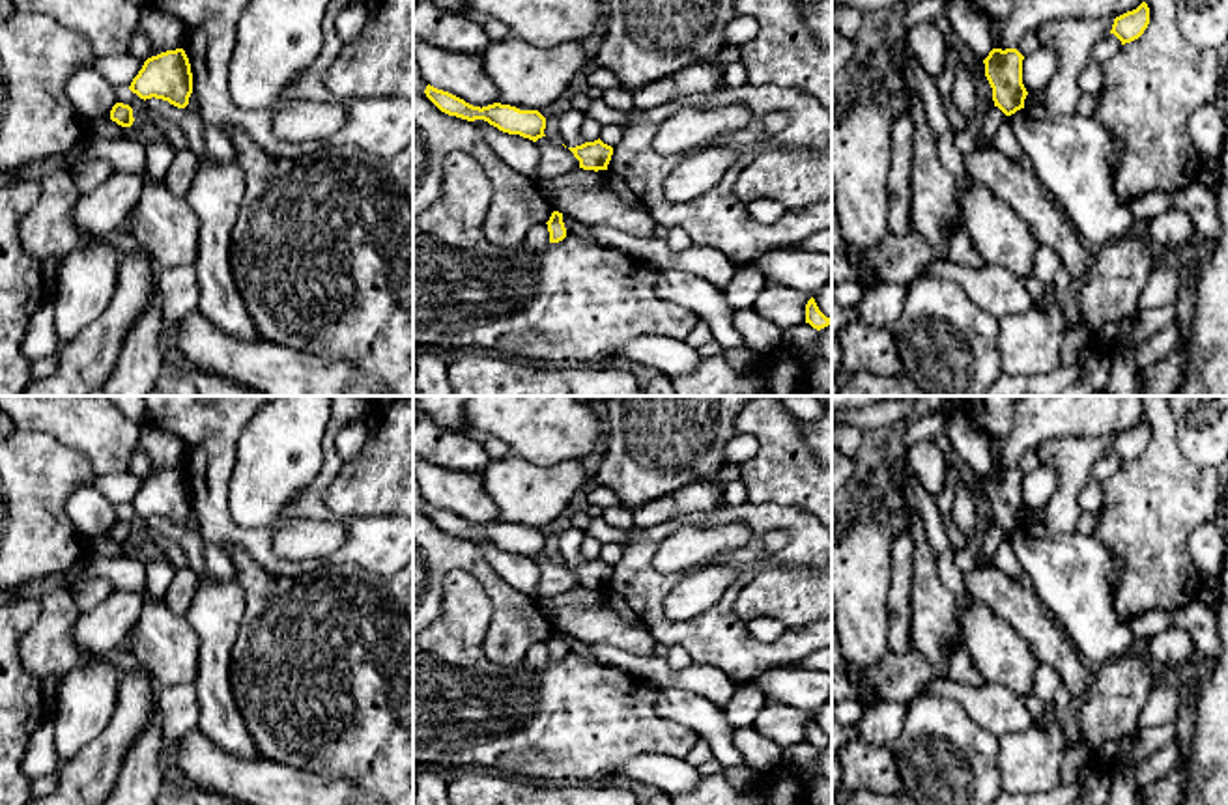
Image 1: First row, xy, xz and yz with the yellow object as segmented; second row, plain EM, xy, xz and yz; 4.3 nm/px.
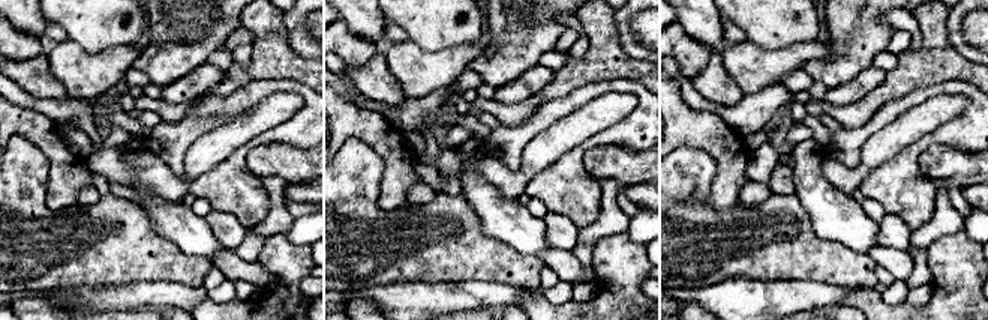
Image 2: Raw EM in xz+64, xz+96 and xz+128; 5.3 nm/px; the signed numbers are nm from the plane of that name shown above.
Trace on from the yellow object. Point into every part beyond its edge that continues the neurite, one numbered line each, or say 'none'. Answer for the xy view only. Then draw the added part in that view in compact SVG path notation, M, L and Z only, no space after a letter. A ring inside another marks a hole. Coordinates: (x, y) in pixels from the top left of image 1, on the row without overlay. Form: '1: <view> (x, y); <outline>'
none

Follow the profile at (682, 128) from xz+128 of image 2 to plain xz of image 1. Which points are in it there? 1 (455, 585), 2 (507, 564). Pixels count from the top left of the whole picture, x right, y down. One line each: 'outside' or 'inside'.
1: outside
2: outside

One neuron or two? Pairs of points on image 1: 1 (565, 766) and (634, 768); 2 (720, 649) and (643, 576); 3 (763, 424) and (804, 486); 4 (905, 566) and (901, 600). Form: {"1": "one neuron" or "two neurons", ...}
{"1": "two neurons", "2": "one neuron", "3": "one neuron", "4": "one neuron"}

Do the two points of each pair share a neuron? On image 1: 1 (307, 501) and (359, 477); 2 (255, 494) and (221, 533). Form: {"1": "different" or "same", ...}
{"1": "different", "2": "different"}

